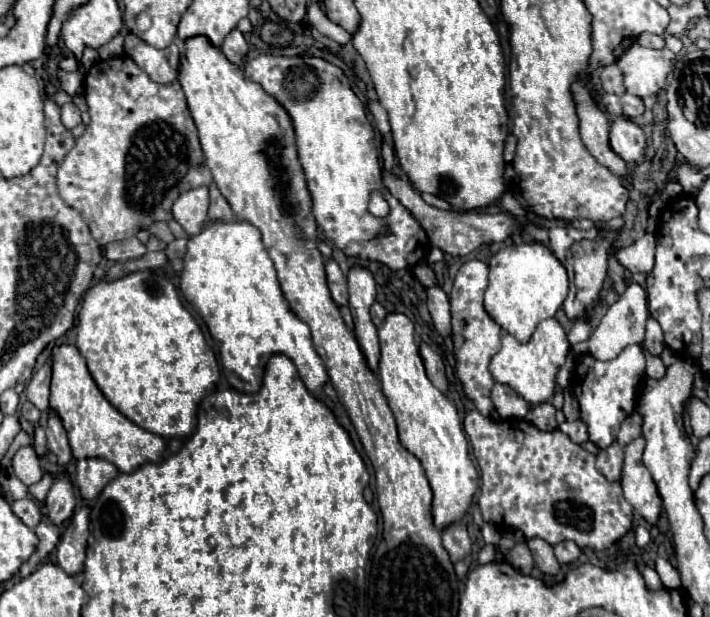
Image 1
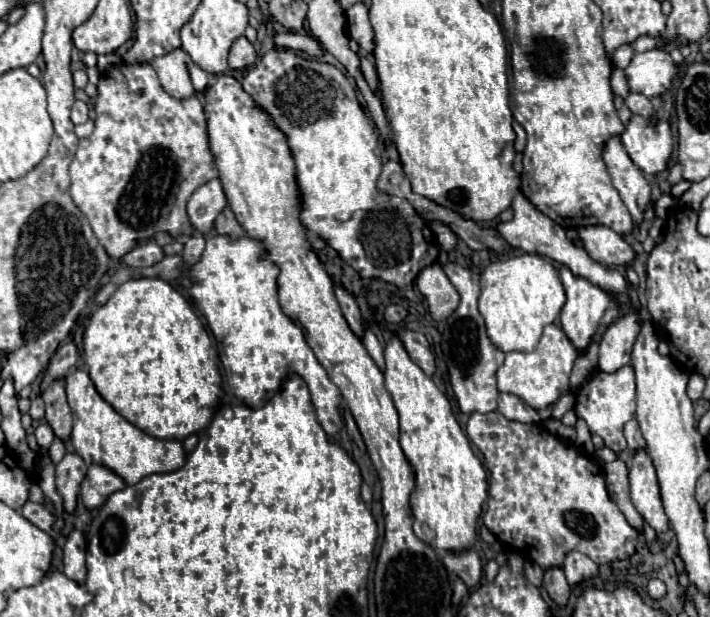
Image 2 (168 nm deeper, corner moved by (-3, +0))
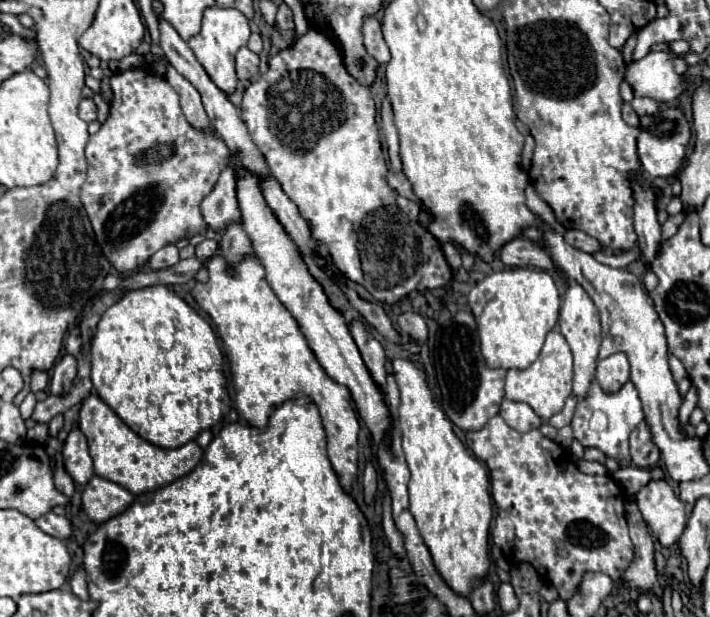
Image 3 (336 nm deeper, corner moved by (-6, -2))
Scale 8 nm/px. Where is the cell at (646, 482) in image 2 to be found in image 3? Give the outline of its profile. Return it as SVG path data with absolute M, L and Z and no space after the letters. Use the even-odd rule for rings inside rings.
M665 480L647 482L637 494L635 502L649 526L663 546L673 546L685 530L691 504L681 502Z

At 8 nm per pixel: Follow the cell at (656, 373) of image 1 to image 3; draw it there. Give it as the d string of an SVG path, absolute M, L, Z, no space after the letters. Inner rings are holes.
M623 352L611 354L605 360L597 362L595 380L605 392L617 392L629 380L629 360Z

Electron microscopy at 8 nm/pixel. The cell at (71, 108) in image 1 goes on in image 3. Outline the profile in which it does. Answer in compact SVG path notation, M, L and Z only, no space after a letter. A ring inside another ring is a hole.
M81 100L79 104L79 118L85 122L93 122L97 118L97 108L93 104L93 100Z

